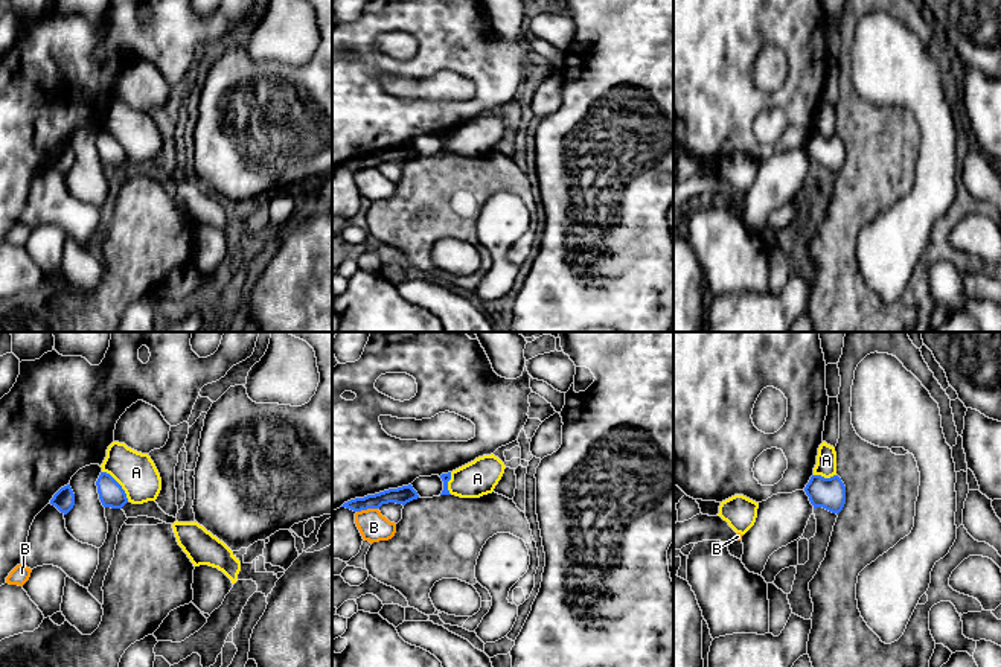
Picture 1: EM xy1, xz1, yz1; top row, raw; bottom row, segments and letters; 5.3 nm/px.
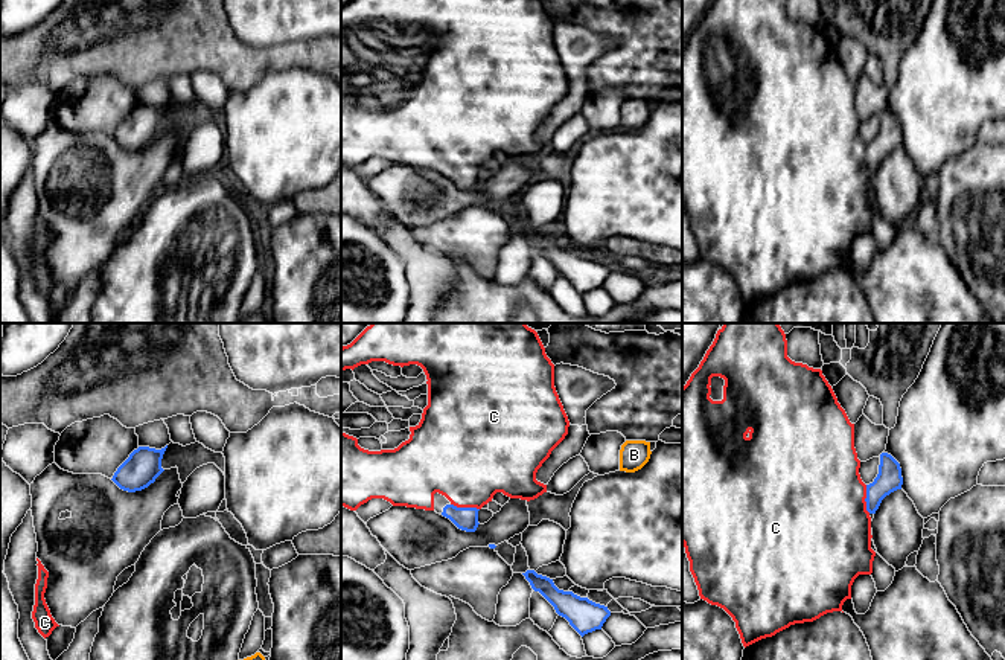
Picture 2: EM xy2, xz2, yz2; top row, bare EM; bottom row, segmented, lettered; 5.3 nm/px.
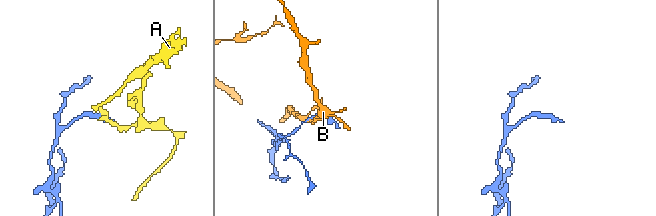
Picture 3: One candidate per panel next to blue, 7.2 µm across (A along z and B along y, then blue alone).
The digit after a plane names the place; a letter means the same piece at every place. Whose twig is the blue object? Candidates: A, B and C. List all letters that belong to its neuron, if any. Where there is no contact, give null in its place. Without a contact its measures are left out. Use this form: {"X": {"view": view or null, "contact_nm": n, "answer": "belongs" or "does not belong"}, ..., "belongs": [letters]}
{"A": {"view": "xy1", "contact_nm": 220, "answer": "does not belong"}, "B": {"view": "xz1", "contact_nm": 110, "answer": "does not belong"}, "C": {"view": "xz2", "contact_nm": 160, "answer": "belongs"}, "belongs": ["C"]}

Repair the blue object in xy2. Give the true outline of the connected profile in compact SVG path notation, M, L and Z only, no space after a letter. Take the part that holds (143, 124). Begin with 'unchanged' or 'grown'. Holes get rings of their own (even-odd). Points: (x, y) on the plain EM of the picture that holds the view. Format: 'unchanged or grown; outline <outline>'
unchanged; outline M168 104L161 108L139 105L117 127L113 140L123 149L136 151L148 146L164 130L161 117Z

